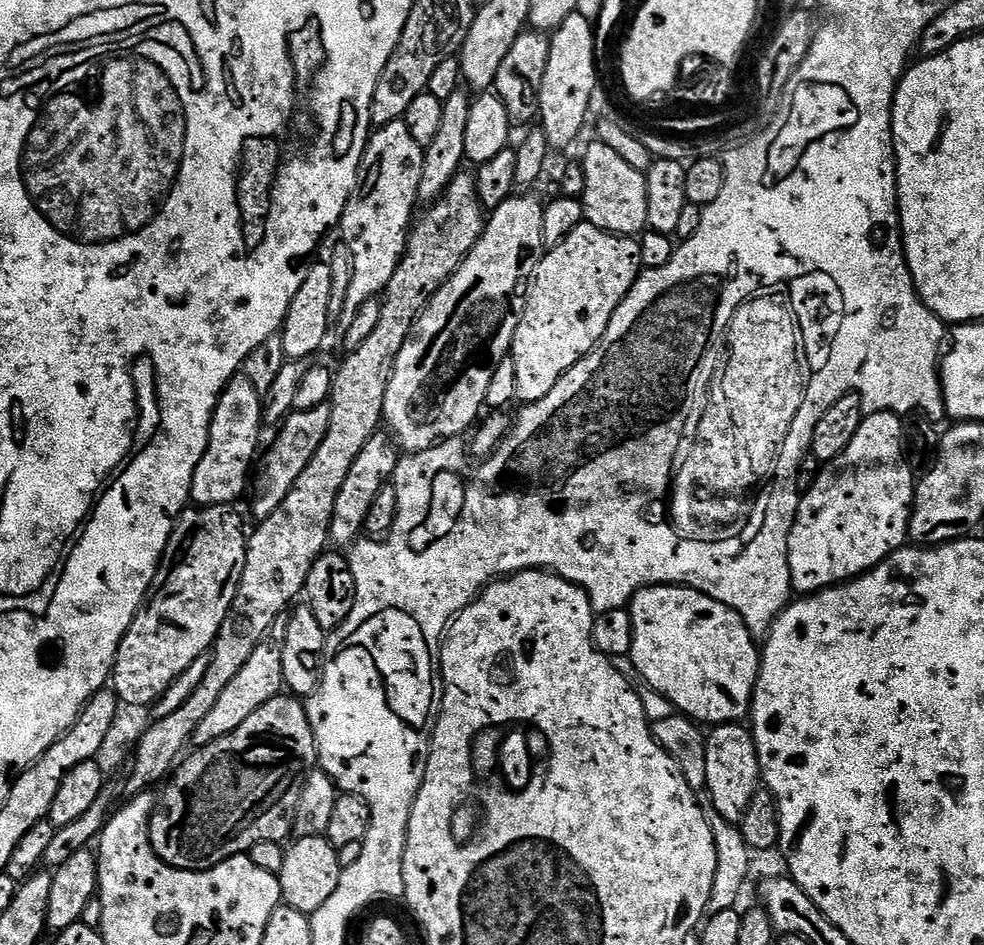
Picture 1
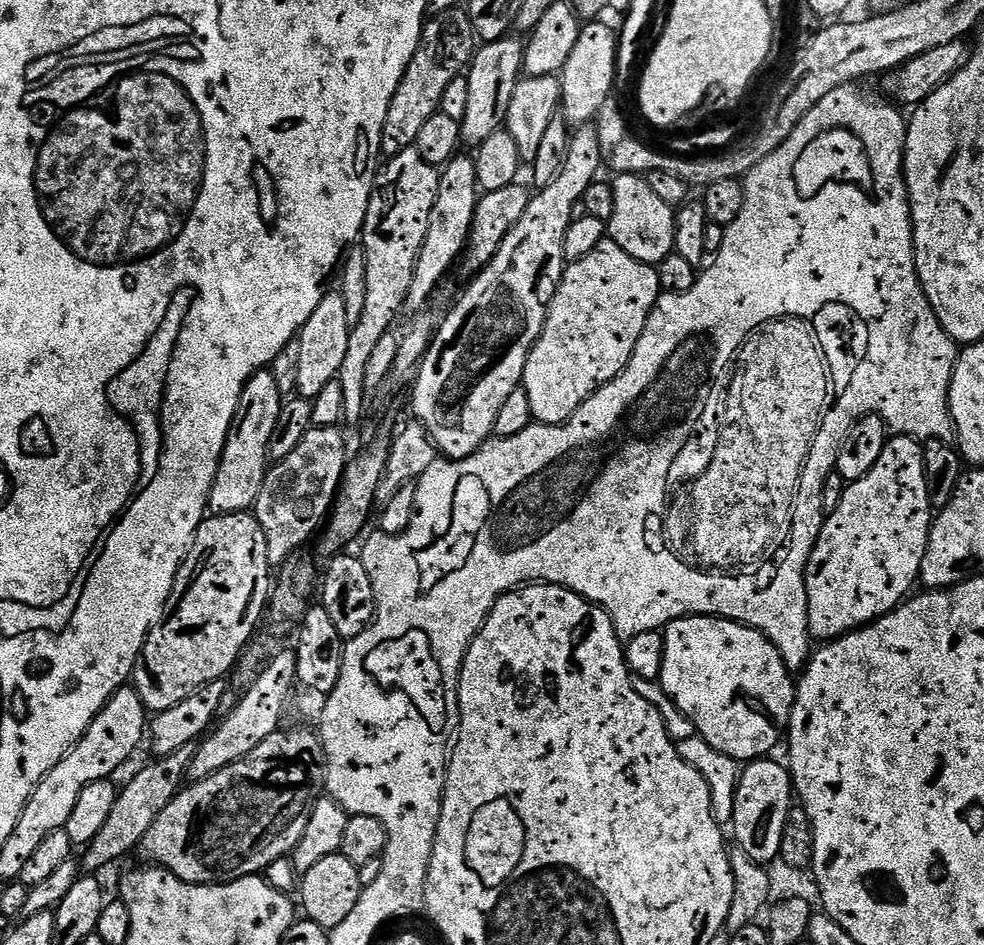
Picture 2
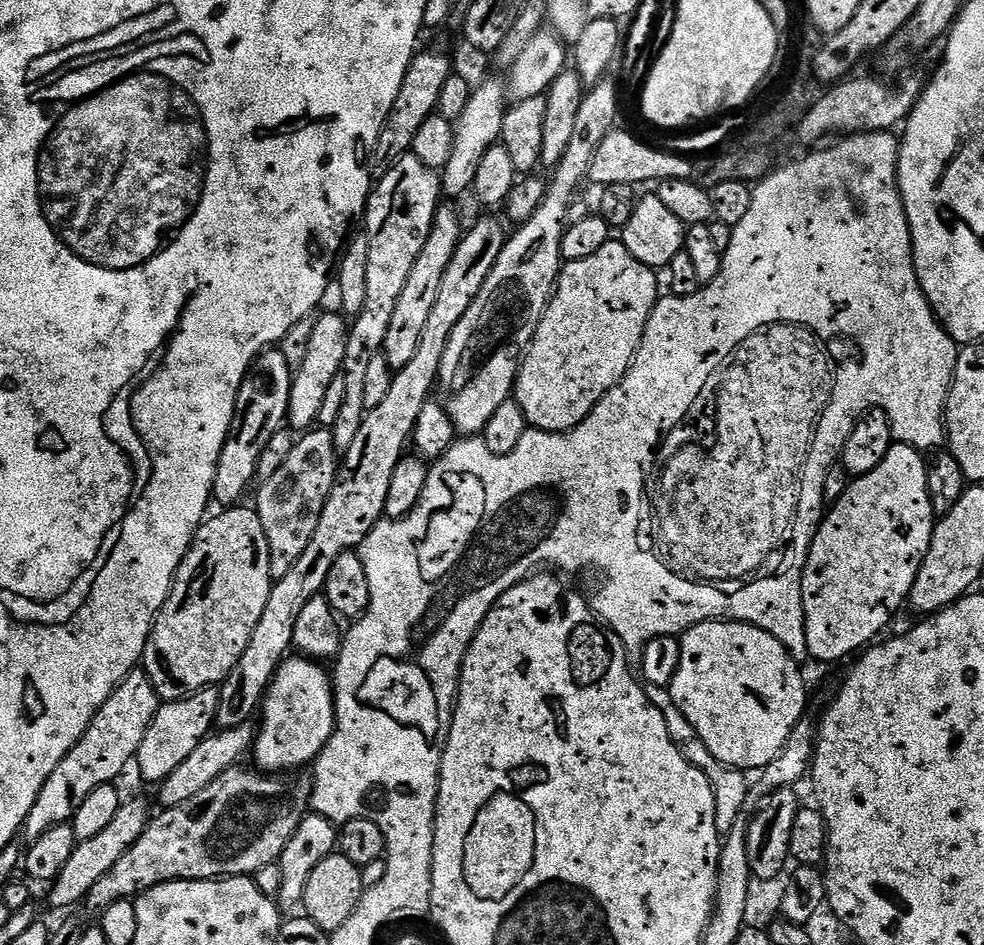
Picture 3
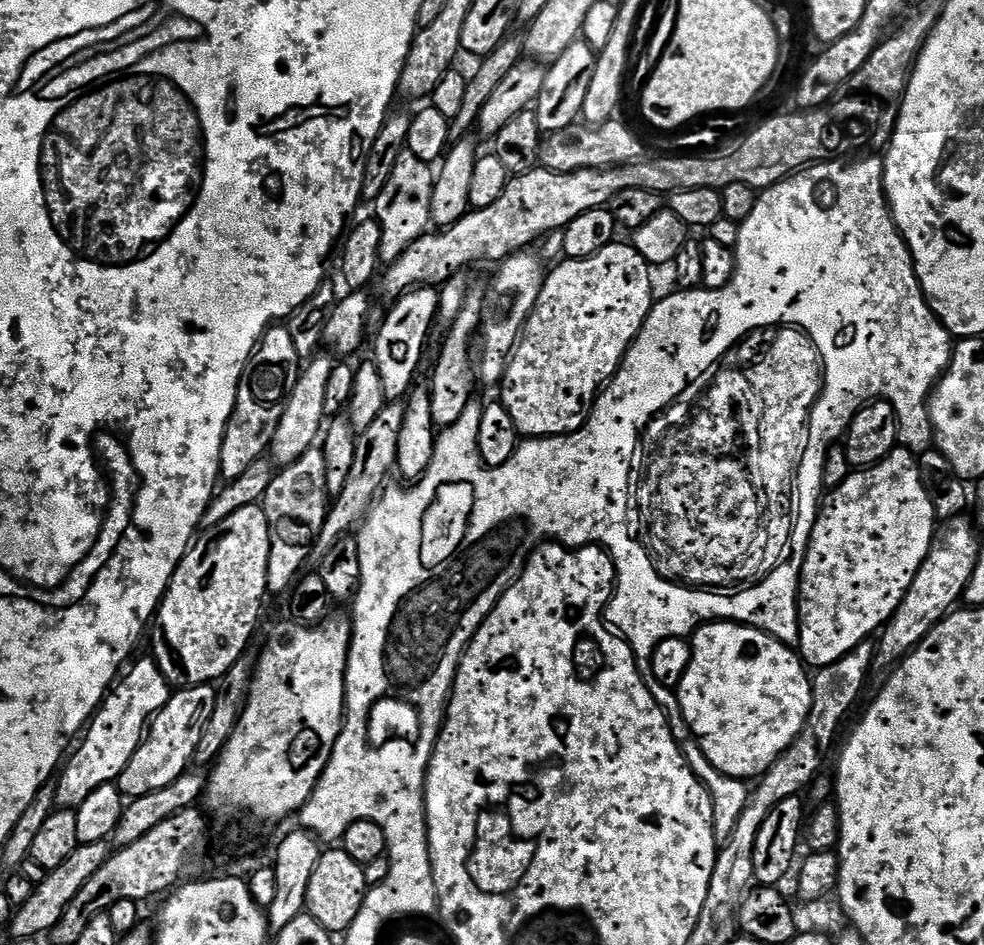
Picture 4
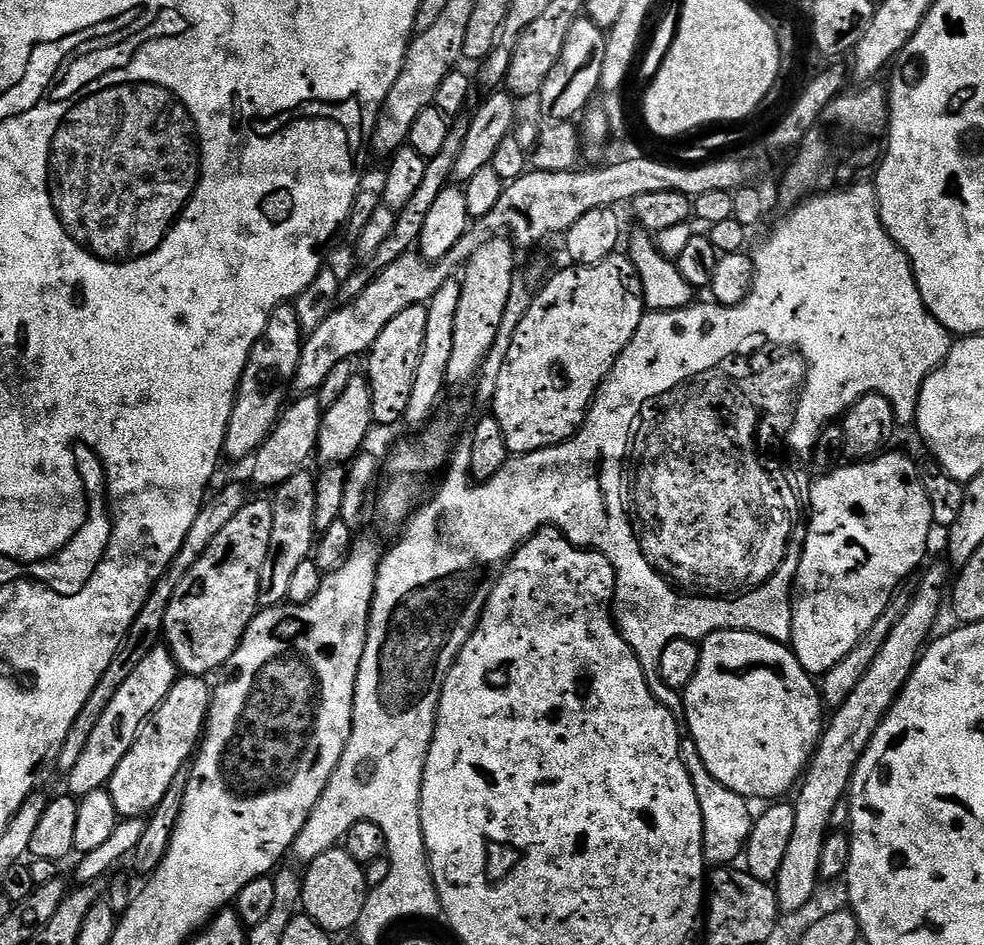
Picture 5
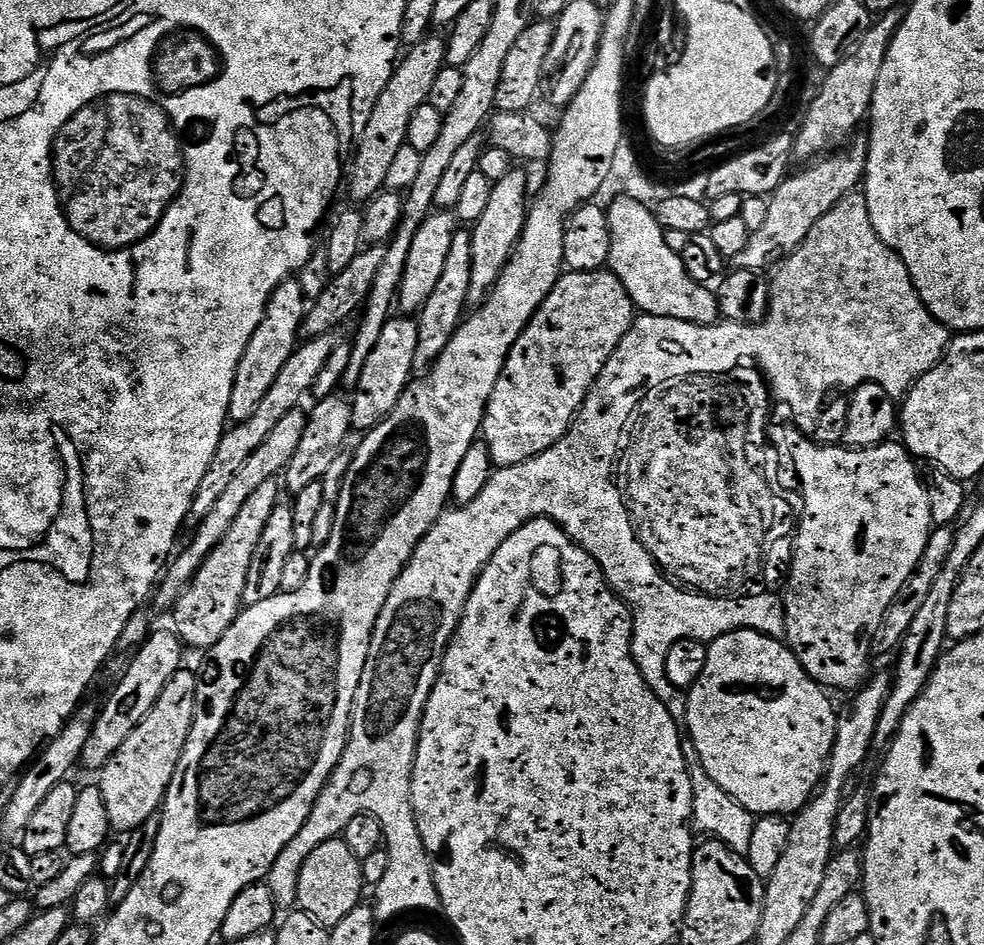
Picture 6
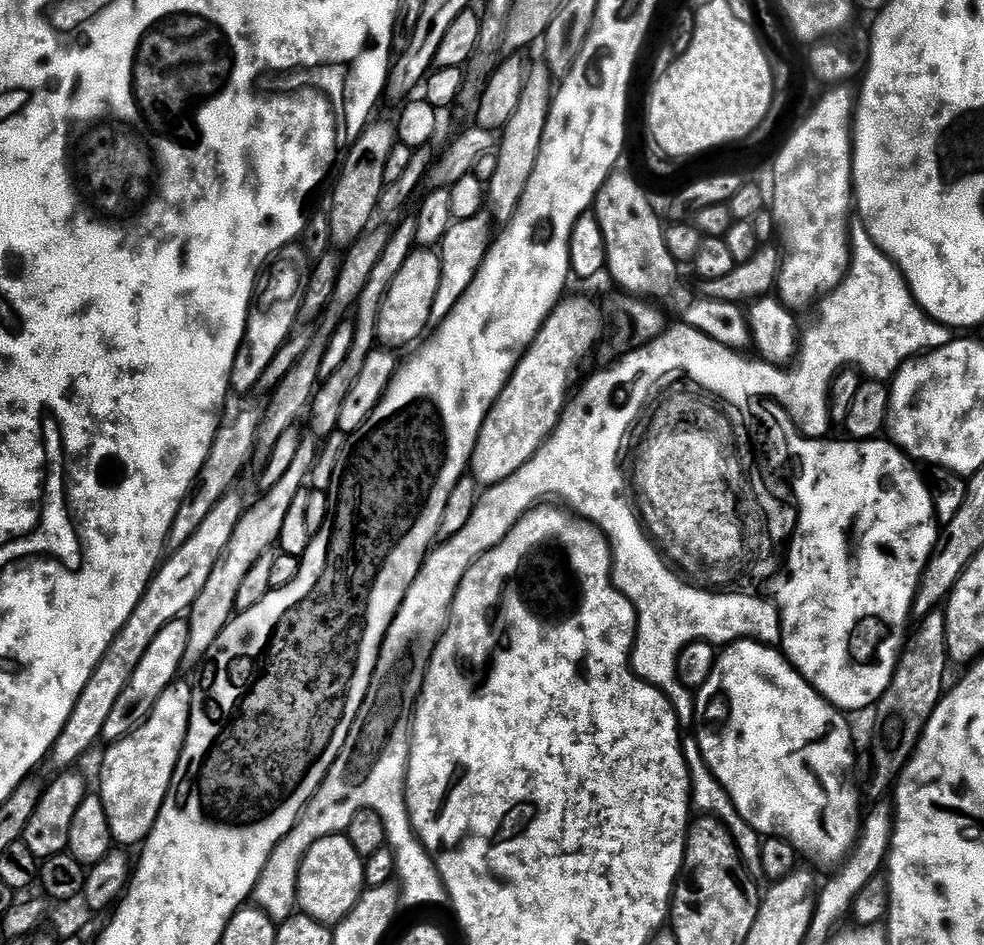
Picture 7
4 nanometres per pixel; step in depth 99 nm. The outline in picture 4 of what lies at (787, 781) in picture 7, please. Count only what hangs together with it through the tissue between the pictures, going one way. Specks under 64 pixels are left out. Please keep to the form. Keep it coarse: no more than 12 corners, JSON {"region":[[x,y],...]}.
{"region":[[701,624],[678,695],[722,775],[755,781],[810,714],[809,669]]}

